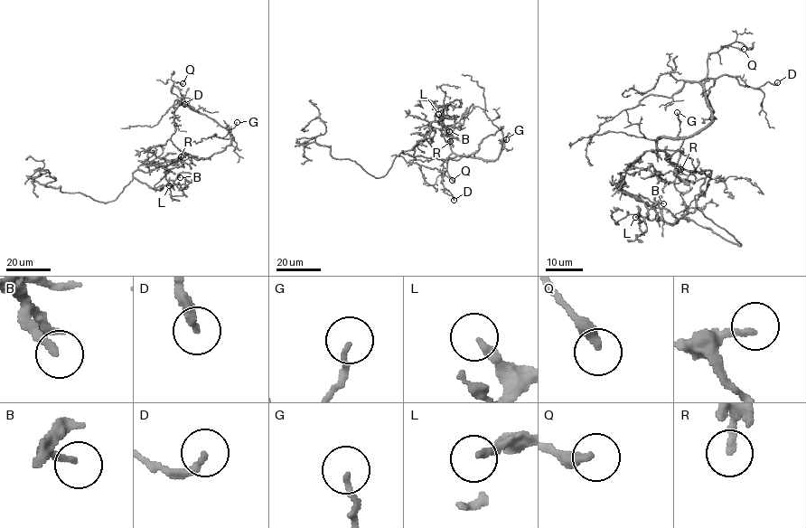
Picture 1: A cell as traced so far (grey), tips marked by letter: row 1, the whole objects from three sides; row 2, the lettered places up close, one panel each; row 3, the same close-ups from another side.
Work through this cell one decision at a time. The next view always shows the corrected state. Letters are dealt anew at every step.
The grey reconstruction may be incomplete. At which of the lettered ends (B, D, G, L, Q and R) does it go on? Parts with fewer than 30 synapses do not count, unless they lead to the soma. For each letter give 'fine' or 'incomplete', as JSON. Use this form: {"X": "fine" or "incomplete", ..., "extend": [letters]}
{"B": "fine", "D": "fine", "G": "fine", "L": "fine", "Q": "fine", "R": "fine", "extend": []}

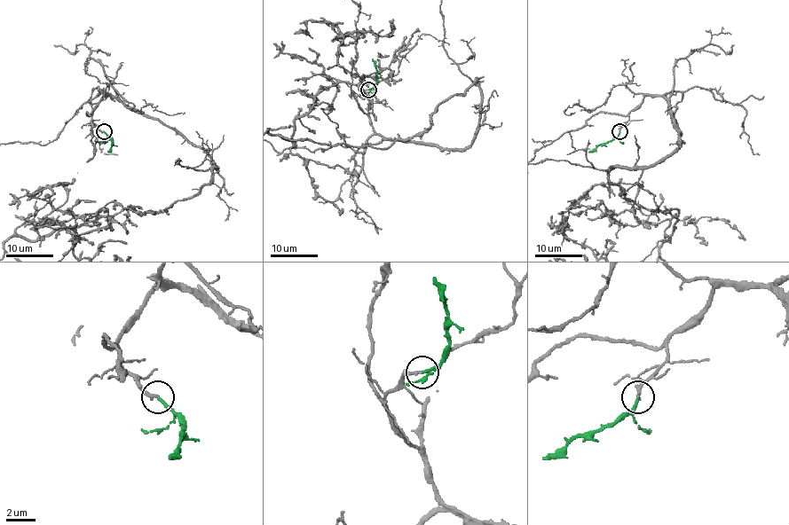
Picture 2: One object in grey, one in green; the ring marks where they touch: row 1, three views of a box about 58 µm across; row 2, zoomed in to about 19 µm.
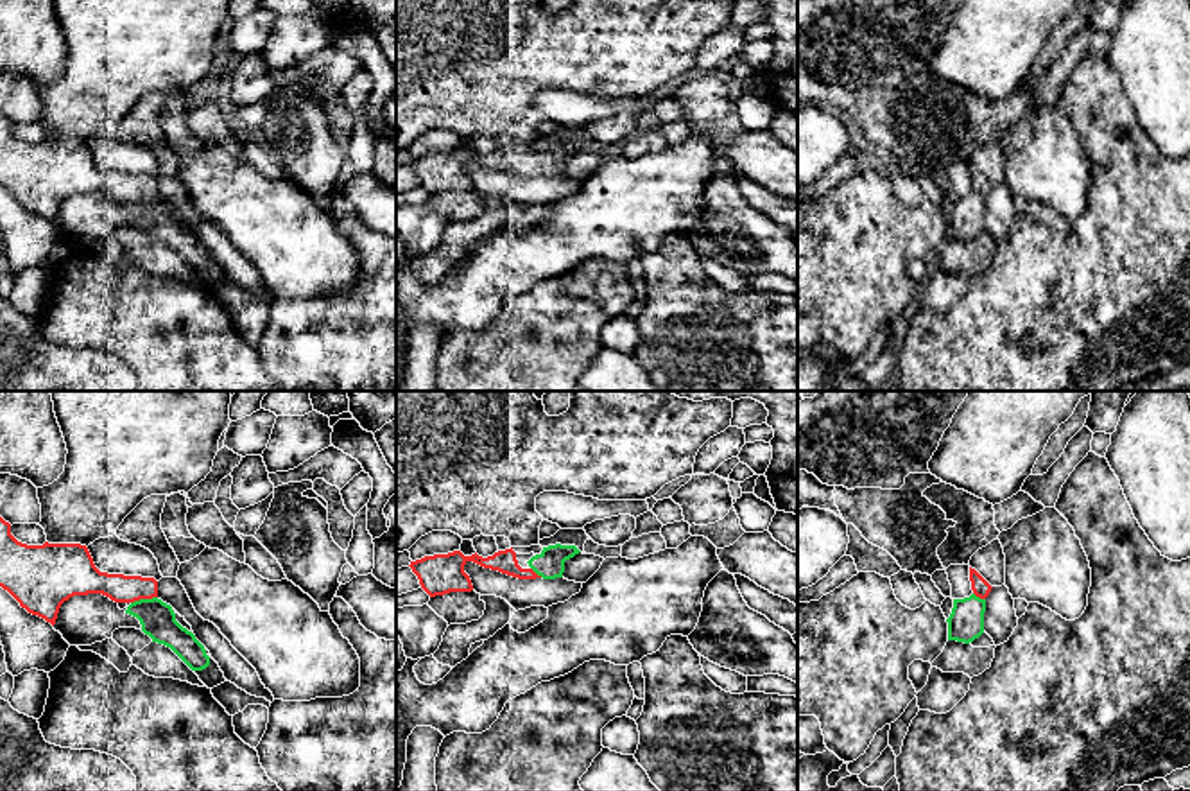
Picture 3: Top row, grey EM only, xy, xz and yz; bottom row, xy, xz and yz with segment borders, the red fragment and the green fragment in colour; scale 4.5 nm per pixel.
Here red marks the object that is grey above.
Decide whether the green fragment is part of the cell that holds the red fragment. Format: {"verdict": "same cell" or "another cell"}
{"verdict": "same cell"}

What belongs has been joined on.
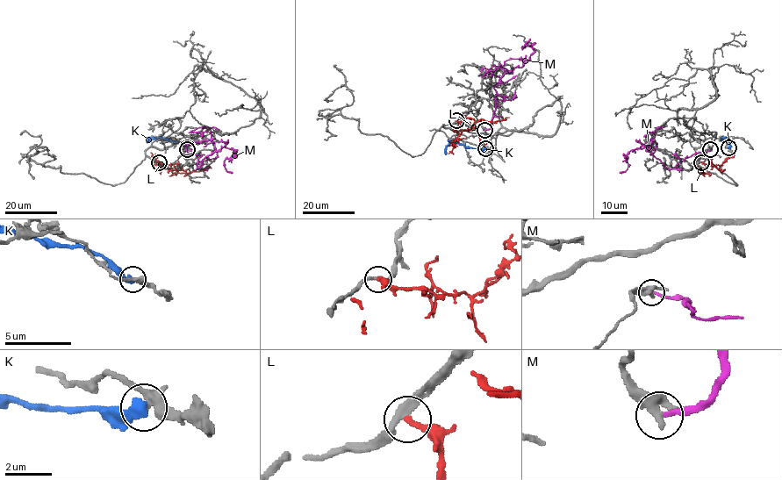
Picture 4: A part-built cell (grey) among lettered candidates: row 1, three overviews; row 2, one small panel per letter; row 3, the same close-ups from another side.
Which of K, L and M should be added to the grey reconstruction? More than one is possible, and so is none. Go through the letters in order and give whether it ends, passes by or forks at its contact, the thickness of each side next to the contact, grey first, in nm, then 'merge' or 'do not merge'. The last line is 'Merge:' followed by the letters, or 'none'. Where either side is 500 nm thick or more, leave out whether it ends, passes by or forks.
K: it ends | 360/460 nm | do not merge
L: it ends | 320/300 nm | do not merge
M: it ends | 340/200 nm | do not merge
Merge: none

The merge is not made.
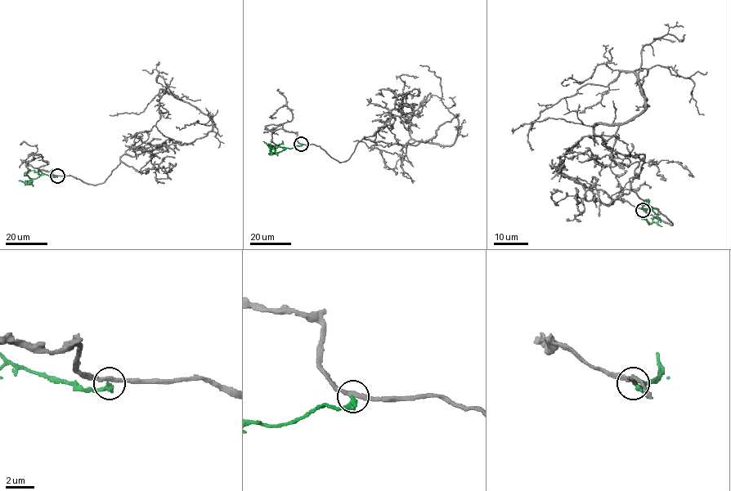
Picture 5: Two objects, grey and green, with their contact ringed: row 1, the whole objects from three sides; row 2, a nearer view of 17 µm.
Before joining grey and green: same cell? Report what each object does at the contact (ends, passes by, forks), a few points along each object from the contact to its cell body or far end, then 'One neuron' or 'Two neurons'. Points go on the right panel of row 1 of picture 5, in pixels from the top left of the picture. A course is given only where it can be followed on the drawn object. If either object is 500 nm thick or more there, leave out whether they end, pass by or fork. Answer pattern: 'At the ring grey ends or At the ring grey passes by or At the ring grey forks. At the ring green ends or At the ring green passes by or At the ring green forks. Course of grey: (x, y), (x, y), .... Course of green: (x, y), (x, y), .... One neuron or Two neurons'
At the ring grey passes by. At the ring green ends. Course of grey: (643, 209), (671, 225), (631, 189), (644, 155), (594, 132), (645, 108), (631, 72), (542, 111), (531, 150). Course of green: (643, 209), (645, 211), (649, 205), (657, 215), (658, 220), (648, 223), (639, 217). Two neurons

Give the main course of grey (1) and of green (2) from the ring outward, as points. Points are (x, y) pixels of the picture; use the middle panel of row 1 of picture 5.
1: (301, 144), (343, 162), (365, 136), (417, 145), (456, 114), (452, 145), (401, 122), (400, 76), (419, 77)
2: (301, 144), (275, 153), (263, 141)

